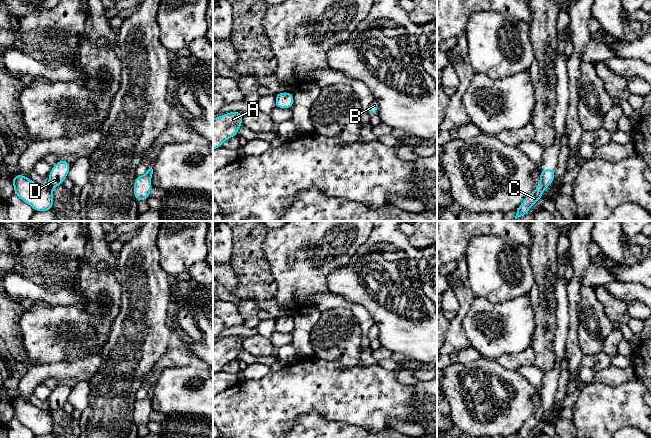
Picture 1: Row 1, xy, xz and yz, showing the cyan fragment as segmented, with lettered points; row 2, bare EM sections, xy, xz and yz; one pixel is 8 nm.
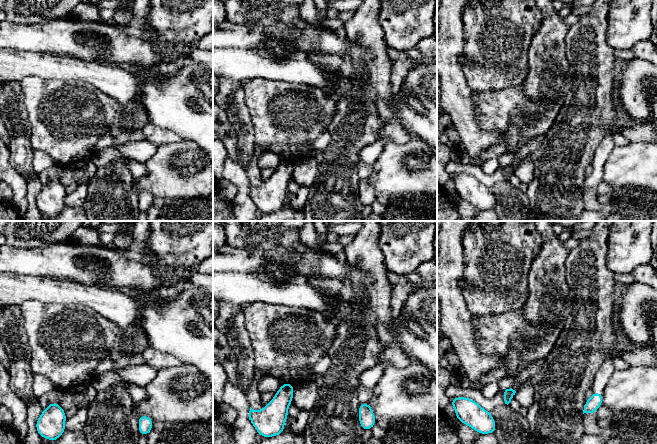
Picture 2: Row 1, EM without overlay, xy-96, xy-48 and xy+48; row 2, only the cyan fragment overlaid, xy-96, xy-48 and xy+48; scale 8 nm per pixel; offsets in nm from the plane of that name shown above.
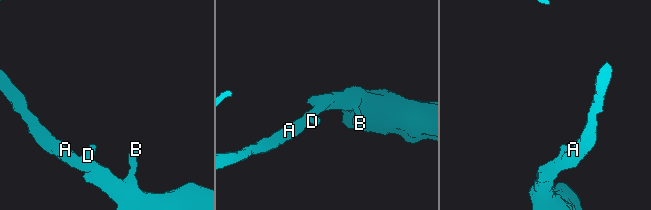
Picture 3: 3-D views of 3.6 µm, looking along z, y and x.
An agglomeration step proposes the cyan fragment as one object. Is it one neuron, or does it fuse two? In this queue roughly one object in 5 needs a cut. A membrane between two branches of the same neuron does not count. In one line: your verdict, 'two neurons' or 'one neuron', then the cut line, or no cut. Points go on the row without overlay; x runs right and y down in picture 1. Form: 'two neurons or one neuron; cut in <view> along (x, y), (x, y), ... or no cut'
one neuron; no cut

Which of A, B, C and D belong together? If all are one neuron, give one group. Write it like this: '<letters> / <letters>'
A B C D

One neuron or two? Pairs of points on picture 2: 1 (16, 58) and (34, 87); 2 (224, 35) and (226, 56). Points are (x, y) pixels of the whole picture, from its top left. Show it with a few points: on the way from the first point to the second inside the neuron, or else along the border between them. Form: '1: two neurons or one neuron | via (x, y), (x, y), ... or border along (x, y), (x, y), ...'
1: two neurons | border along (46, 79), (36, 76), (25, 76), (19, 81)
2: two neurons | border along (223, 47), (239, 47), (248, 50)

